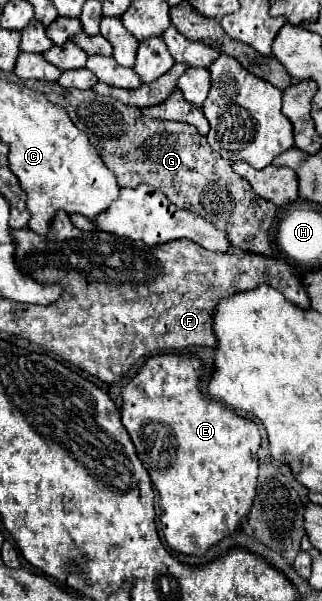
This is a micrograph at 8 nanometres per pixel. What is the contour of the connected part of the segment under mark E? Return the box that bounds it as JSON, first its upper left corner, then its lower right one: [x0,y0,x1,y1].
[122,354,260,556]

